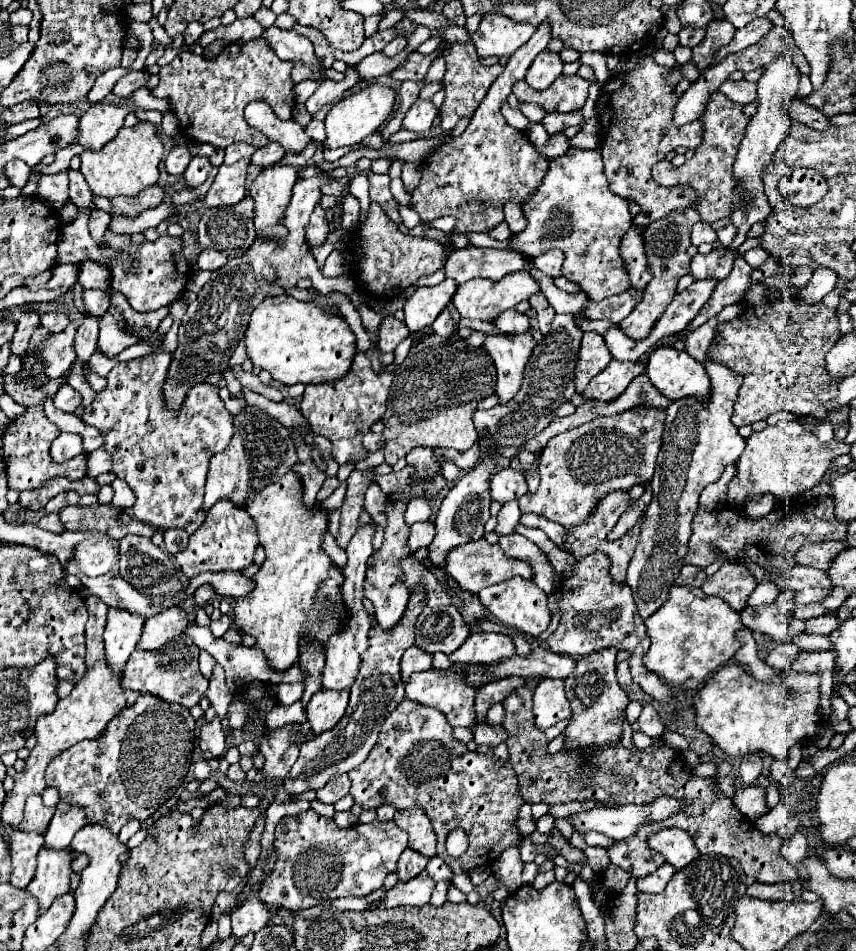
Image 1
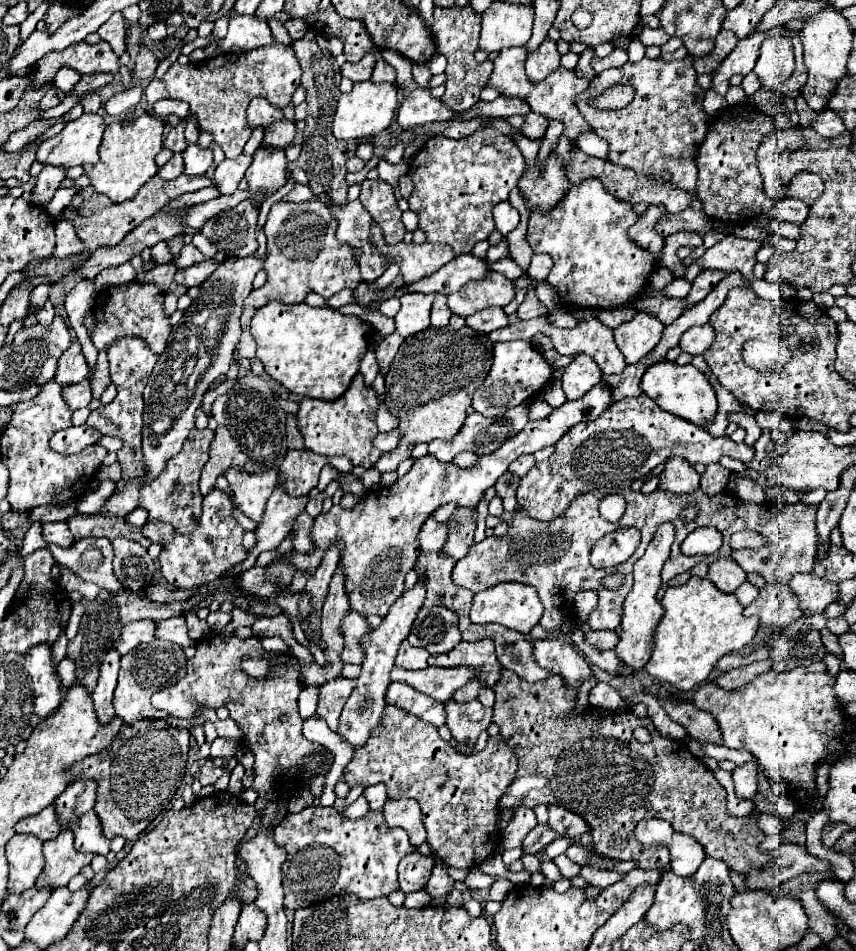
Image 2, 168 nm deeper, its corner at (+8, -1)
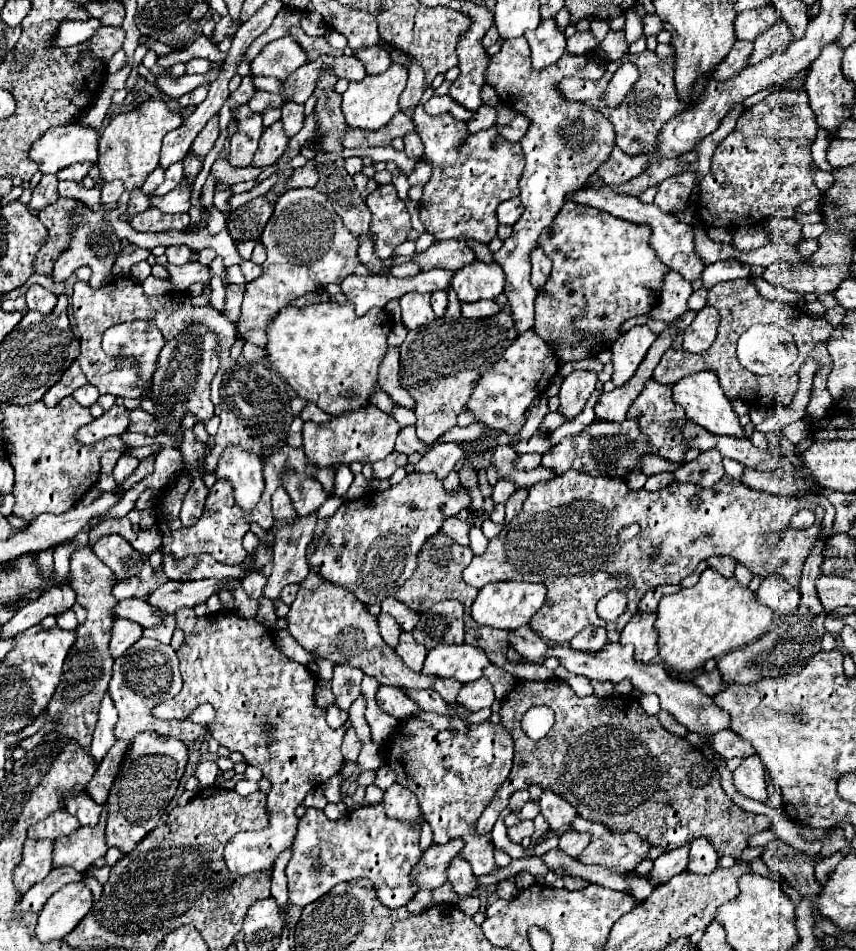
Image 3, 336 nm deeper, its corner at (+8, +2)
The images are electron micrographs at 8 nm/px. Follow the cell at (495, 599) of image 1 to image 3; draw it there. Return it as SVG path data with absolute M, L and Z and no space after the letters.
M495 582L487 584L479 590L471 616L479 624L487 624L493 628L503 628L503 630L517 630L519 626L529 624L531 616L543 606L545 600L545 588L541 584L529 584L529 582Z

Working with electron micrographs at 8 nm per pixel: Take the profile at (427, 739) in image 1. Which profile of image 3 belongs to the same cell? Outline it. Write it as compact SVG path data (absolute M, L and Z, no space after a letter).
M409 718L409 720L399 720L395 730L389 734L387 742L383 744L385 750L391 750L391 758L385 758L385 764L389 770L393 770L397 774L397 784L409 788L411 792L415 792L417 800L419 800L419 808L427 820L427 824L431 824L433 830L433 842L435 844L447 844L451 840L463 840L465 846L461 848L459 856L465 858L473 872L479 874L491 874L493 866L495 866L495 846L491 842L491 834L483 834L479 836L475 830L475 822L479 820L479 816L483 814L483 810L487 808L487 804L493 800L497 788L507 780L511 766L513 766L513 740L507 734L507 730L501 724L491 724L491 722L483 722L483 724L473 724L471 726L471 736L461 734L461 732L449 732L449 730L433 730L427 722L423 722L421 718Z

